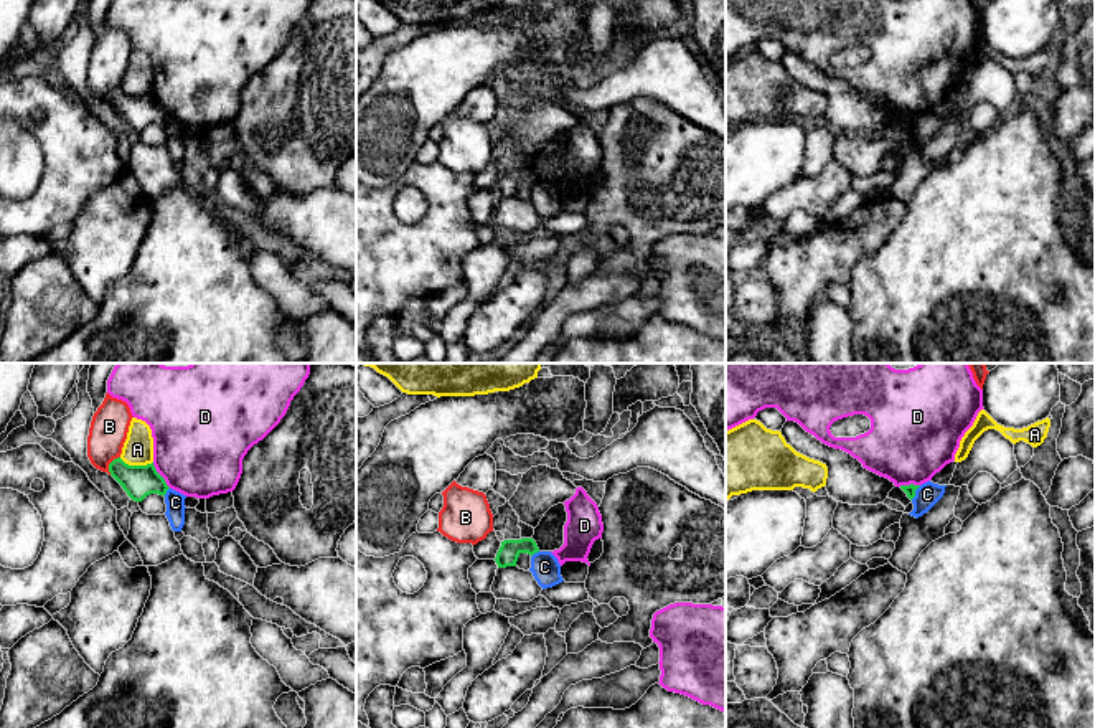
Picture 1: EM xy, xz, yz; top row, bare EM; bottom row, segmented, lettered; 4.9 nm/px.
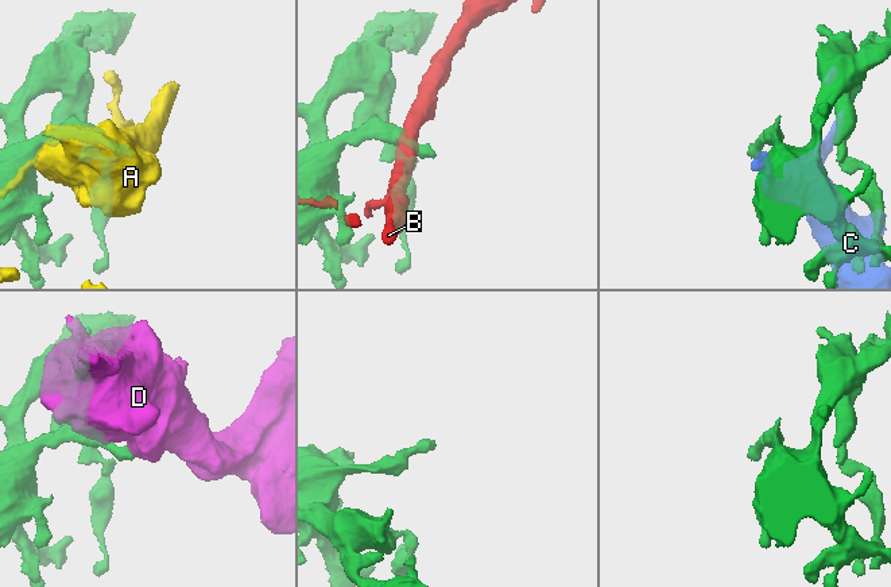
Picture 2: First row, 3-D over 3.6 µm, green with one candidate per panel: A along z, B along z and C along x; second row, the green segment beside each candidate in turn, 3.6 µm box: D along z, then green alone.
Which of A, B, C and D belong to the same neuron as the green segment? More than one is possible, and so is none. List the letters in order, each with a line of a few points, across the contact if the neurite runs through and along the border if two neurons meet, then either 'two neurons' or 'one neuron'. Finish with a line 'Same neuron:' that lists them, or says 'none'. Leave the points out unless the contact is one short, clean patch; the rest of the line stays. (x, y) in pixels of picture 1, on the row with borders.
A: xy (119, 458), (129, 464), (152, 463) | two neurons
B: xy (119, 456), (109, 464), (109, 474) | two neurons
C: yz (921, 486), (911, 499) | two neurons
D: xy (152, 463), (170, 487) | two neurons
Same neuron: none

